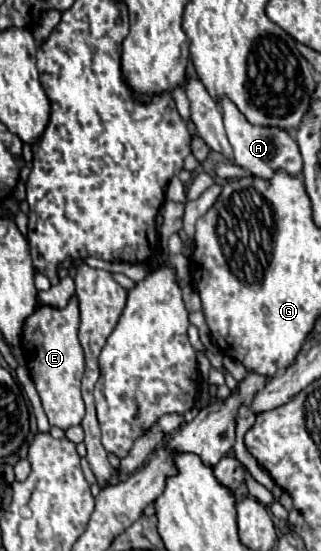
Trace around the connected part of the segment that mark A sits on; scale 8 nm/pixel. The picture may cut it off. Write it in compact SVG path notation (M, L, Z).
M222 100L222 116L224 116L228 140L234 150L234 160L238 166L242 166L244 170L250 170L252 176L258 176L262 180L270 180L276 170L284 170L290 176L302 174L302 154L298 150L298 144L288 132L278 128L252 126L230 100Z

